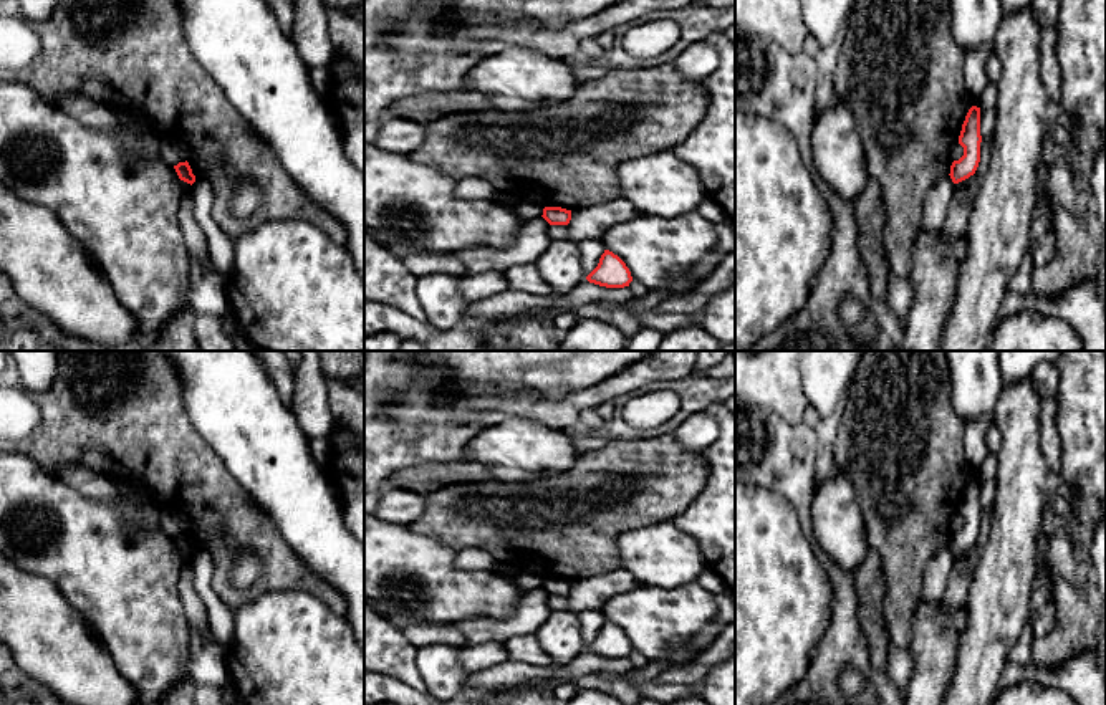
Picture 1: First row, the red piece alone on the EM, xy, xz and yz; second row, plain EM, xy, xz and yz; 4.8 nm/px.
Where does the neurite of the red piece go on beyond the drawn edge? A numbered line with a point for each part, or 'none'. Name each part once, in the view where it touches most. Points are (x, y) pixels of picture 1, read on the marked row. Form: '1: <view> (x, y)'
none

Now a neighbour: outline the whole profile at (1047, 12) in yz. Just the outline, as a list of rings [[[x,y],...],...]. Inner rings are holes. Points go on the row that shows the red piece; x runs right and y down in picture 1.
[[[1033,0],[1030,7],[1041,30],[1056,26],[1061,0]]]

